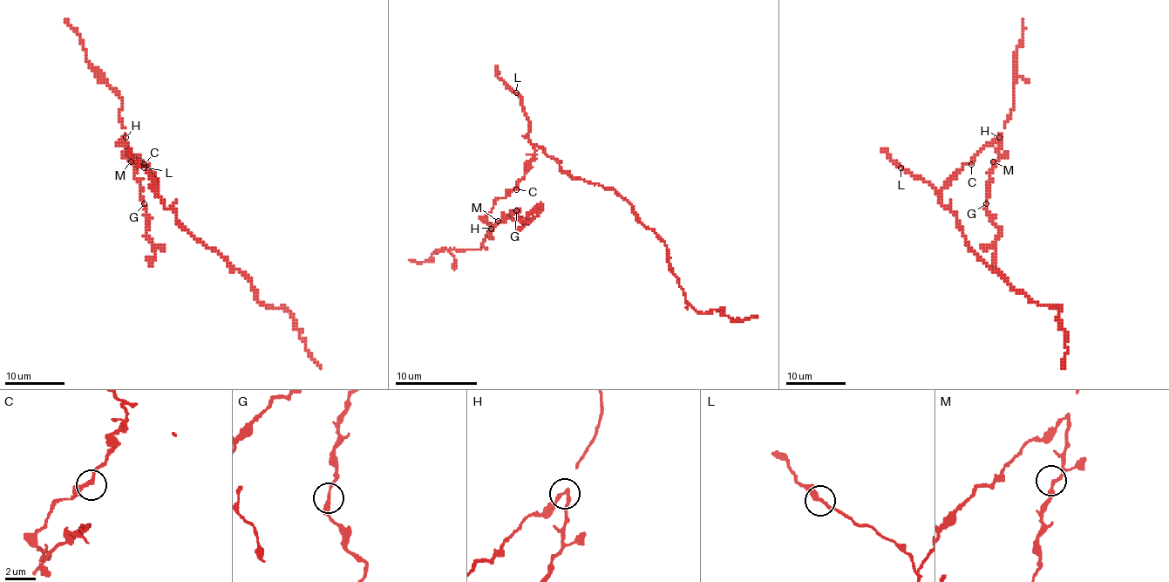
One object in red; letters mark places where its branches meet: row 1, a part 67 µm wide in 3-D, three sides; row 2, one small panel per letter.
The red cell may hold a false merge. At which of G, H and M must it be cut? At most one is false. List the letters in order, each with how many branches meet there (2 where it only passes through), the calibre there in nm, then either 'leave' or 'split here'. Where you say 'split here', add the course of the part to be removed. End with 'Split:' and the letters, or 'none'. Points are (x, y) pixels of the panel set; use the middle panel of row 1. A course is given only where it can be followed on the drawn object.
G: 2 | 240 nm | leave
H: 2 | 220 nm | split here | (492, 229), (493, 204), (540, 146), (561, 171), (632, 206), (664, 243), (697, 311), (757, 316)
M: 2 | 200 nm | leave
Split: H

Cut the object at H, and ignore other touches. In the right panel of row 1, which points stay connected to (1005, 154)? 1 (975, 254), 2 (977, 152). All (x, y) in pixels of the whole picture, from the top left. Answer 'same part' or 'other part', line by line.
1: other part
2: other part

